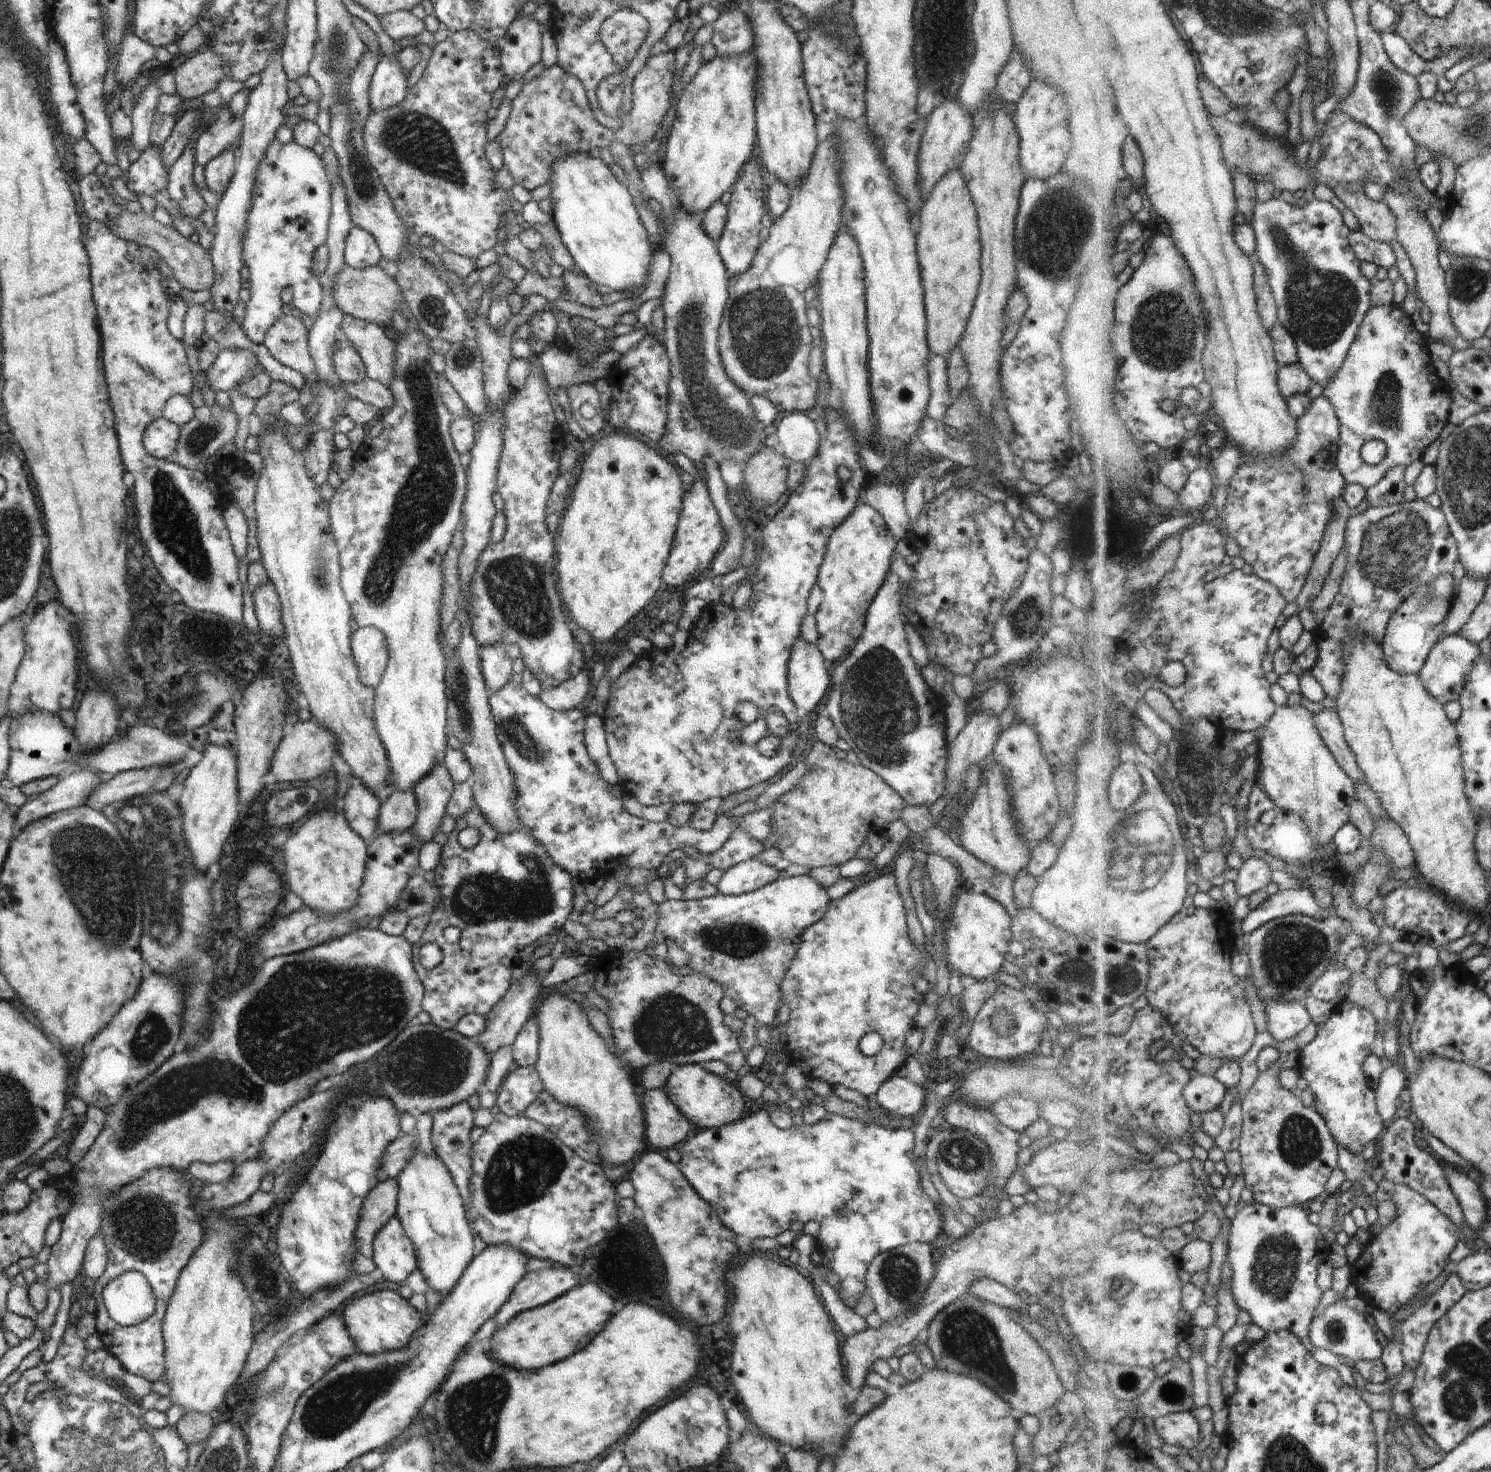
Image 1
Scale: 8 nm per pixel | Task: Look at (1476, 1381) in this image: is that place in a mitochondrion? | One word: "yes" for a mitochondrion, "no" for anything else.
yes

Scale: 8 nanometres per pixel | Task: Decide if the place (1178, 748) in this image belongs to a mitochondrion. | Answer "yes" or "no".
yes

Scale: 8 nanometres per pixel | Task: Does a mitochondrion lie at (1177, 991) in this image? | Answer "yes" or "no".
no

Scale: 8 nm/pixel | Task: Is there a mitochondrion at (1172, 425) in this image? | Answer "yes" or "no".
no

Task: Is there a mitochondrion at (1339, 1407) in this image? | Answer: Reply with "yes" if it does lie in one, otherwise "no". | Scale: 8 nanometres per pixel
no

